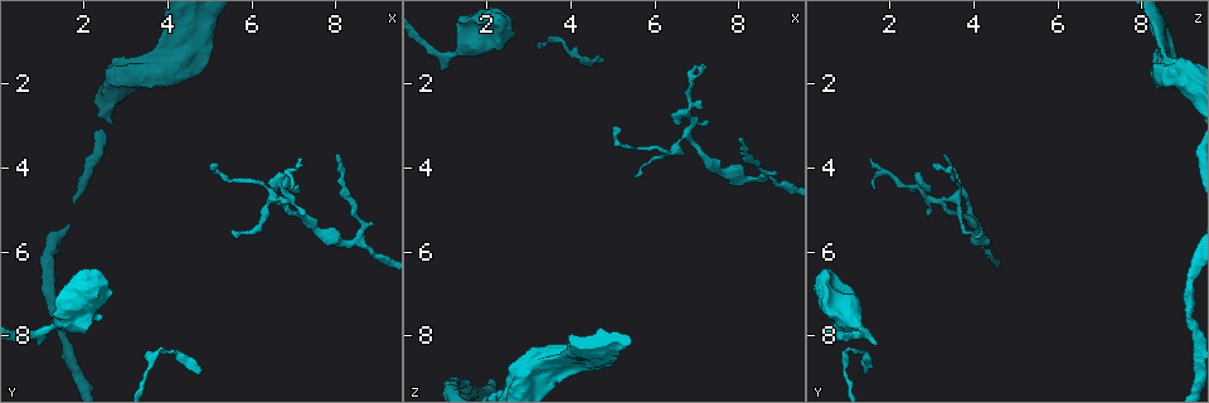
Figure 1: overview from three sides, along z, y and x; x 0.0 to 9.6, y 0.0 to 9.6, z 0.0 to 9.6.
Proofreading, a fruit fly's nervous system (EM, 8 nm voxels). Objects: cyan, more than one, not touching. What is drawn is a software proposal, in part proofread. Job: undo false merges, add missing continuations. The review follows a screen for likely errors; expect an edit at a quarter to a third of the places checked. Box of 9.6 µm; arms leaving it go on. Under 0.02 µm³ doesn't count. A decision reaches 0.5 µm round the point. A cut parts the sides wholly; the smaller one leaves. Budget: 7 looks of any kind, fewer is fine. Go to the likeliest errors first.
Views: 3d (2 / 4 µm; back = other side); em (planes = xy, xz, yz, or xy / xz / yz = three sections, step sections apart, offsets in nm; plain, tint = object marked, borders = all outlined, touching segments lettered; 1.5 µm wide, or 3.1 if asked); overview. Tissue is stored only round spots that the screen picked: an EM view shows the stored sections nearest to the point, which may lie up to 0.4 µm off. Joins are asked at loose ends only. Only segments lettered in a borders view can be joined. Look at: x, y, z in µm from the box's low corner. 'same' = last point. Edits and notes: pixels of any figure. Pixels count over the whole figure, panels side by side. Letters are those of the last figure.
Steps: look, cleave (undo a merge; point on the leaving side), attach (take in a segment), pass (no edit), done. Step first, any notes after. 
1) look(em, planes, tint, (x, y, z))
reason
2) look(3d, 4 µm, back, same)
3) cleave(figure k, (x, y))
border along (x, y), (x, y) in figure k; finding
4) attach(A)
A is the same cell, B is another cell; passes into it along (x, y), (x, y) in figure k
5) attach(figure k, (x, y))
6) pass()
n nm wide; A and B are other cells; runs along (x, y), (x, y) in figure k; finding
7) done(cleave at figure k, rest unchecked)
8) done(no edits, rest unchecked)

look(em, planes, borders, (8.05, 3.65, 3.25))
thin end

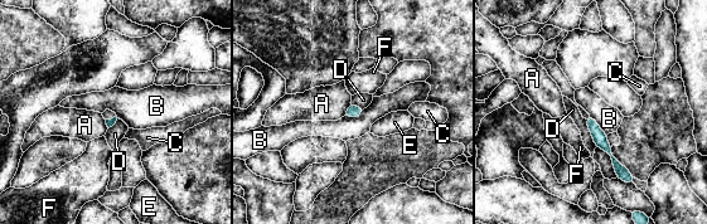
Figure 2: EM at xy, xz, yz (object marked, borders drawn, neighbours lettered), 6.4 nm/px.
pass()
A, B, C, D, E and F are other cells; runs along (589, 120), (623, 175) in figure 2; no lettered segment goes on from it

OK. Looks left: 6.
look(3d, 2 µm, back, (6.65, 4.60, 2.95))

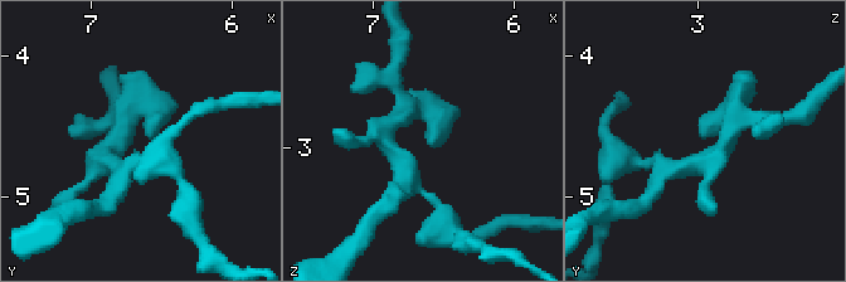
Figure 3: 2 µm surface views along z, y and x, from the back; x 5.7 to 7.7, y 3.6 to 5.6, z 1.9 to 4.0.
look(em, planes, tint, (6.60, 4.58, 2.94))
shape alone is not enough

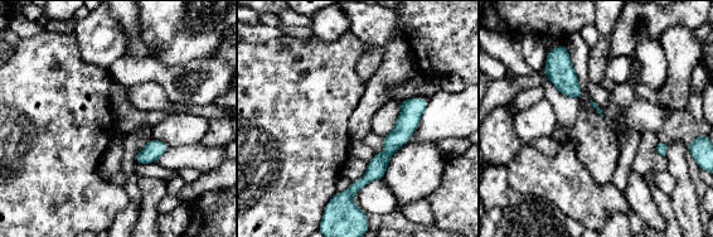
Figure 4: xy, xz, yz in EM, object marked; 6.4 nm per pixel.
look(em, planes, borders, same)
see the neighbours

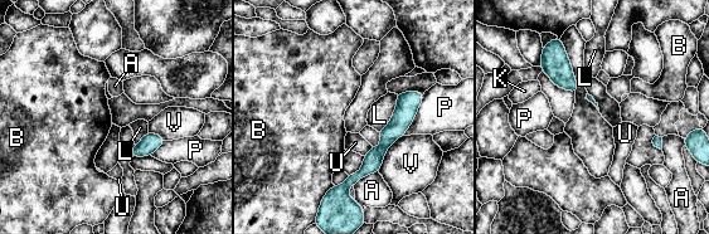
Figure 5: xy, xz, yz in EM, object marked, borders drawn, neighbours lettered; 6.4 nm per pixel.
pass()
A, B, K, L, P, U and V are other cells; border along (334, 185), (325, 193) in figure 5; no lettered segment goes on from it

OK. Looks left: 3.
look(em, planes, plain, (7.15, 3.80, 1.50))
tapers out

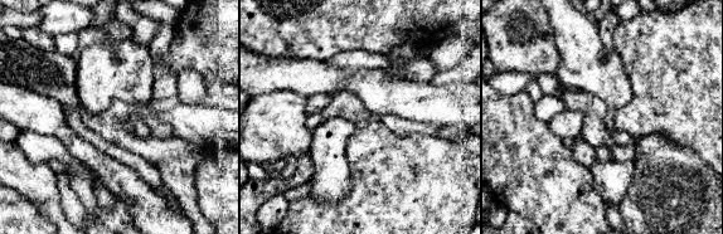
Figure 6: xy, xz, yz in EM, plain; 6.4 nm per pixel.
look(em, planes, borders, same)

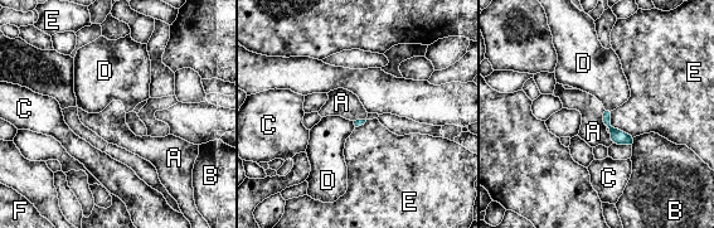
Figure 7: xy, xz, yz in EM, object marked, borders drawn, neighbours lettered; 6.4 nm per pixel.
pass()
A, B, C, D, E and F are other cells; border along (605, 110), (603, 122), (607, 126) in figure 7; no lettered segment goes on from it

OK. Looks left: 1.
done(no edits, rest unchecked)

